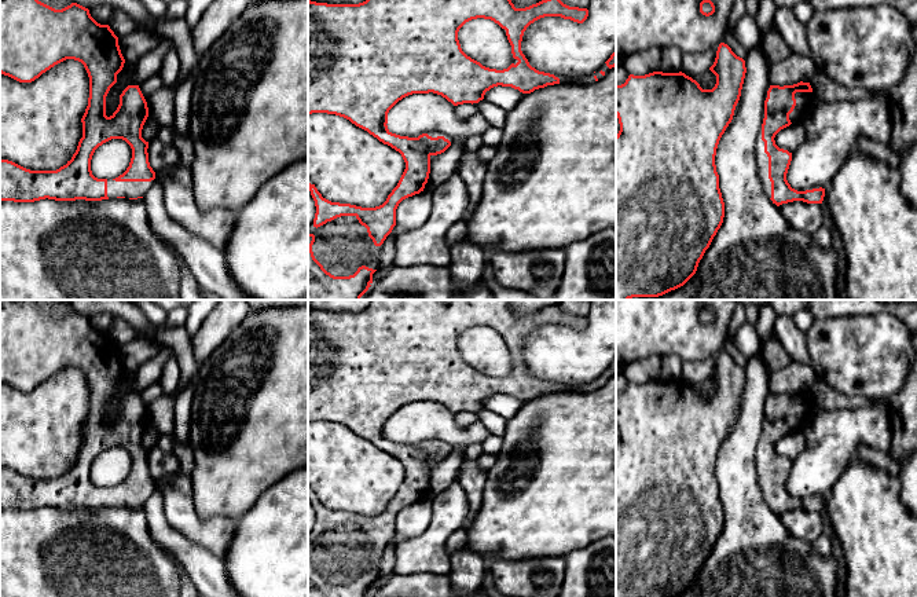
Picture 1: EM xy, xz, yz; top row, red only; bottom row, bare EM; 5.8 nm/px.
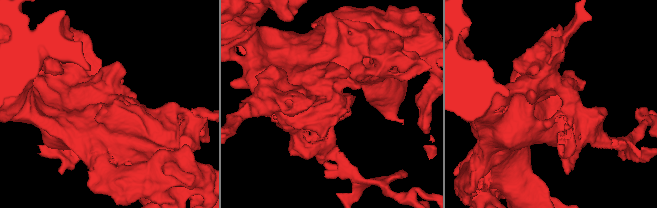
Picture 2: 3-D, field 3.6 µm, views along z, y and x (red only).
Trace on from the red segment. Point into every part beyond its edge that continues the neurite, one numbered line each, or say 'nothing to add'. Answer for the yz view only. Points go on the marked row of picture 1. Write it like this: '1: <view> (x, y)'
1: yz (802, 98)
2: yz (762, 158)

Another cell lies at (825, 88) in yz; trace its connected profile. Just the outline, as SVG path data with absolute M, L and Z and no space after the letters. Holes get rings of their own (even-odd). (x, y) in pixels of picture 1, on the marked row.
M818 69L813 76L810 85L813 88L814 96L826 102L858 100L876 94L876 91L868 91L858 87L847 88Z

